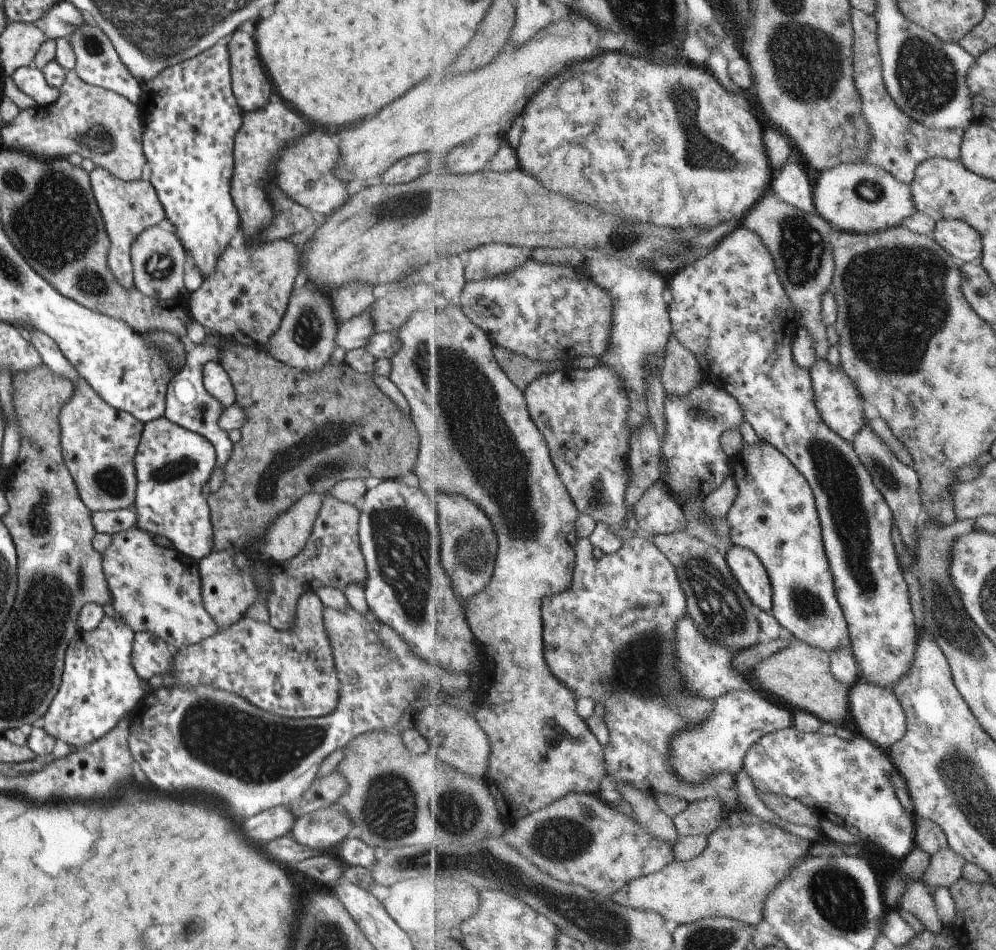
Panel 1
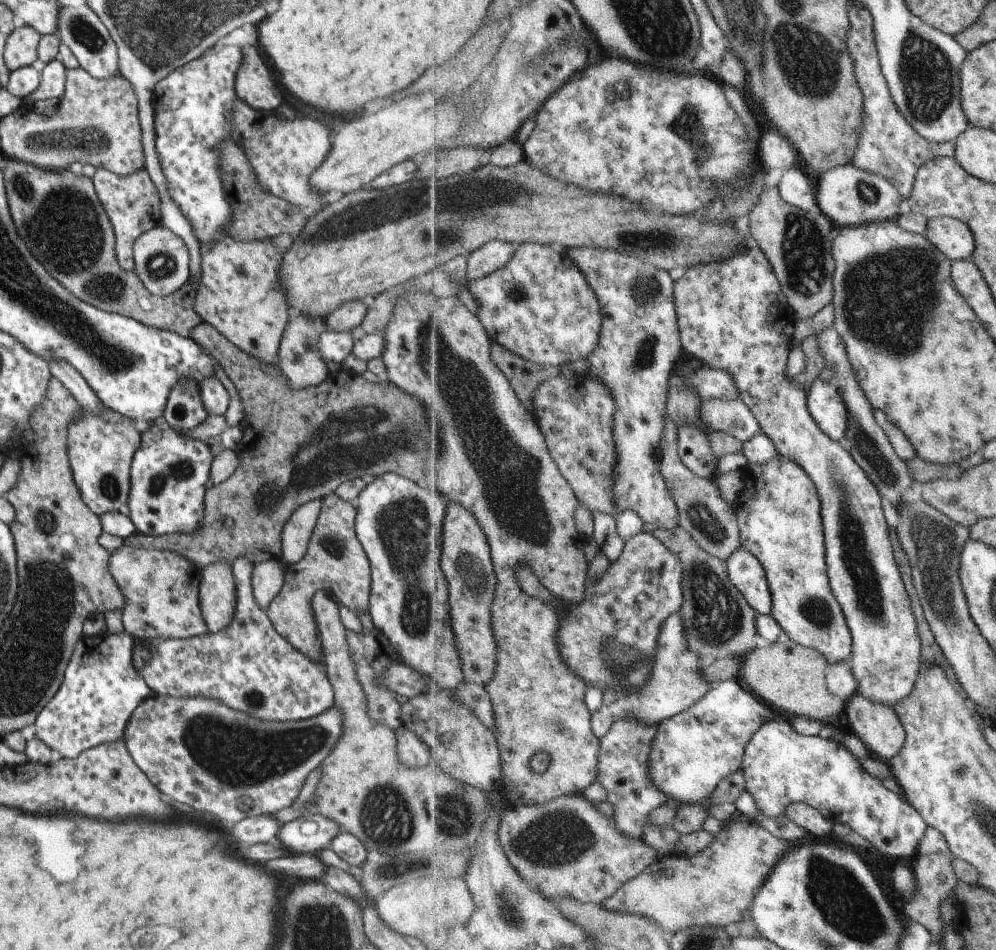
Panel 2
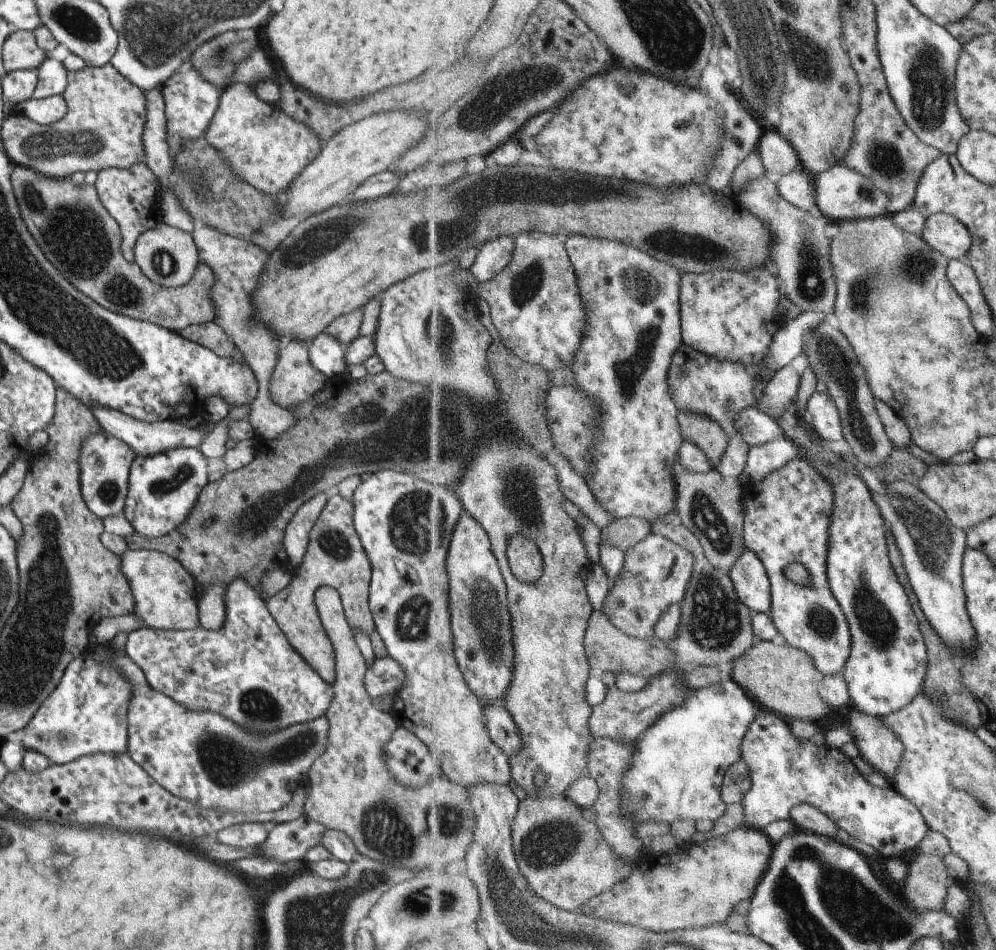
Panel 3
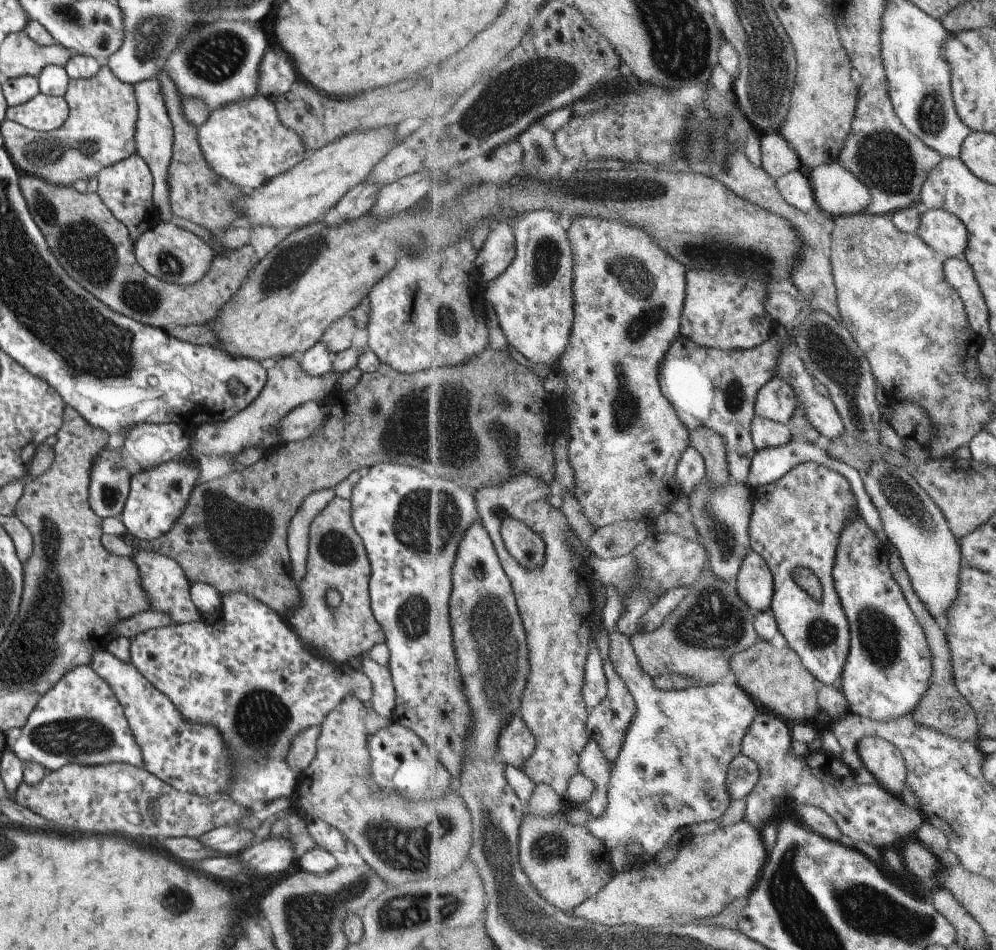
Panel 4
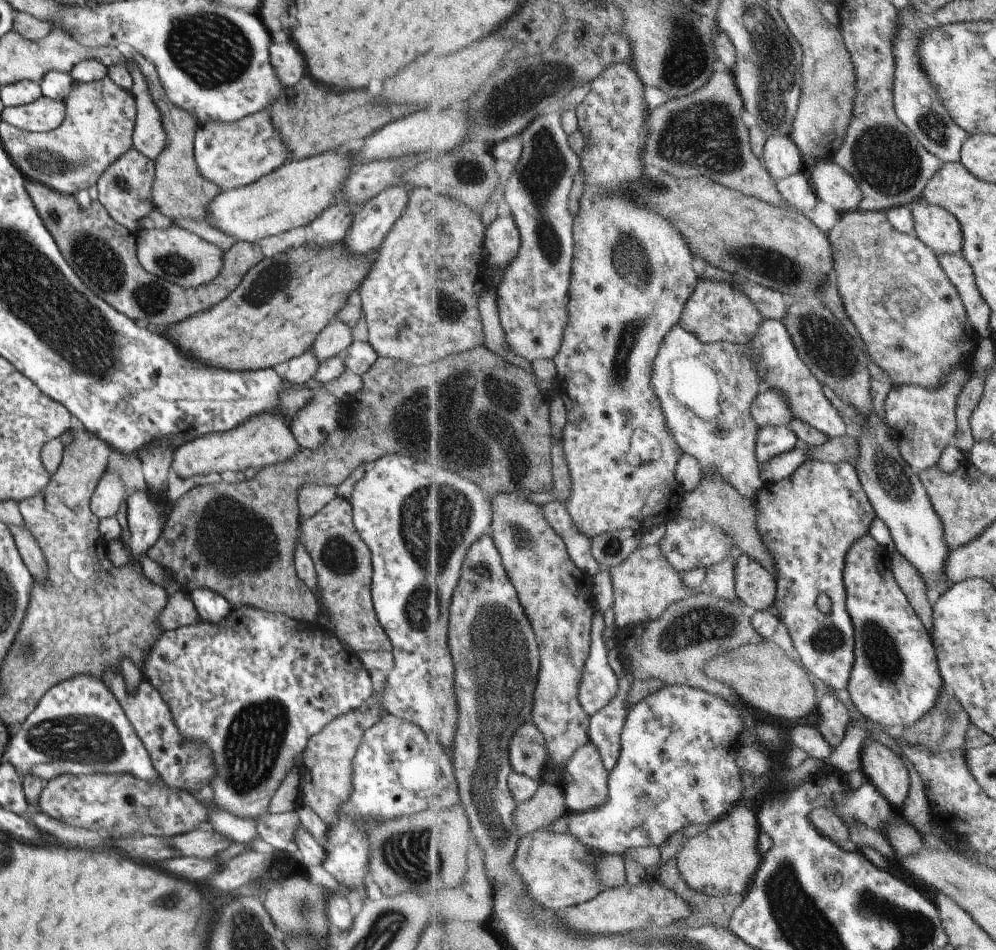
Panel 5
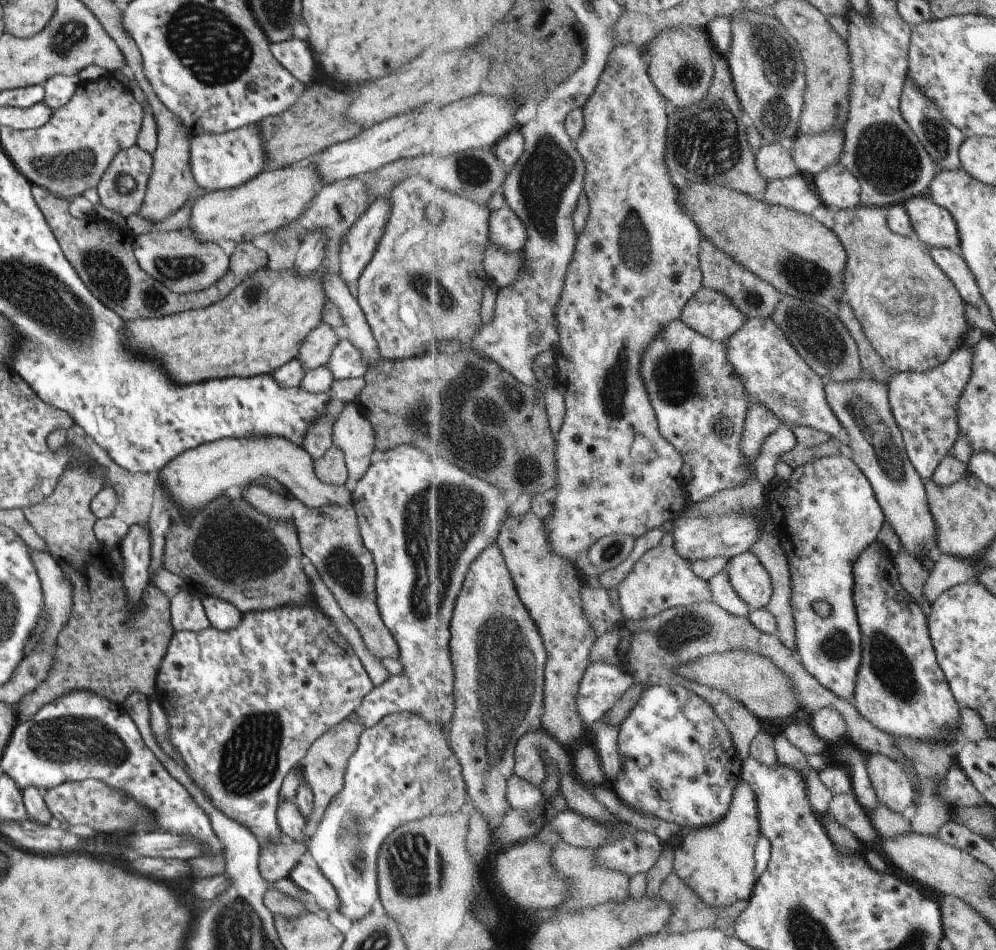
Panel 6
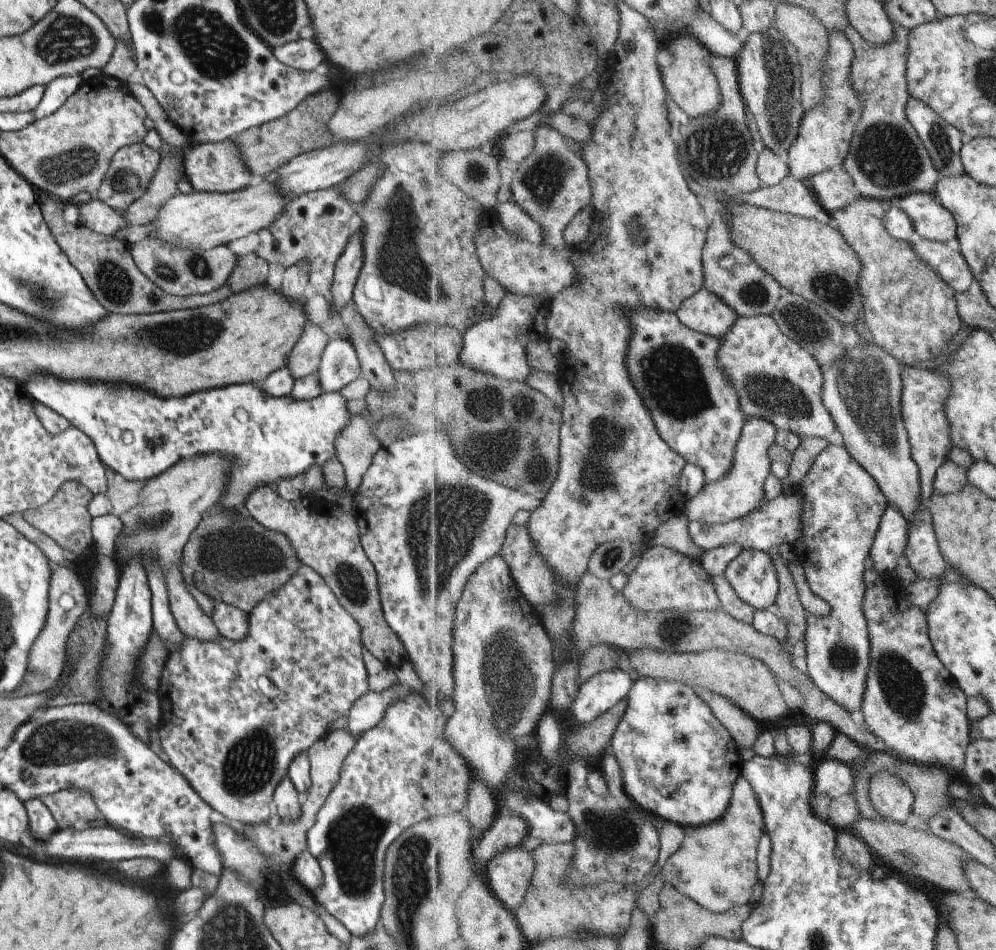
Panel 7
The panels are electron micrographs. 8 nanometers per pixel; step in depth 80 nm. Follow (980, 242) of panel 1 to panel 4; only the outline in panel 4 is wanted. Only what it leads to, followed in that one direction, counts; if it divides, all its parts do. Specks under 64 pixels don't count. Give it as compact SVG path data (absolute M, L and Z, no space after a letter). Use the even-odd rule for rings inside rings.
M945 209L922 210L918 234L943 259L964 256L969 244L968 227Z

